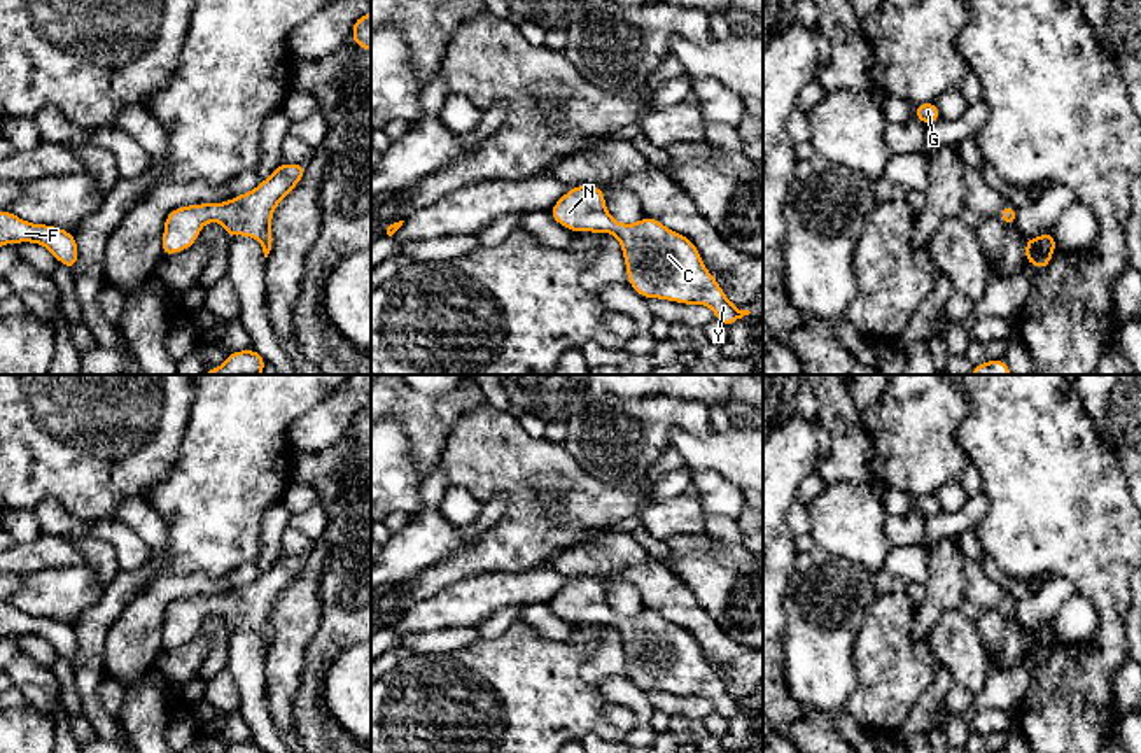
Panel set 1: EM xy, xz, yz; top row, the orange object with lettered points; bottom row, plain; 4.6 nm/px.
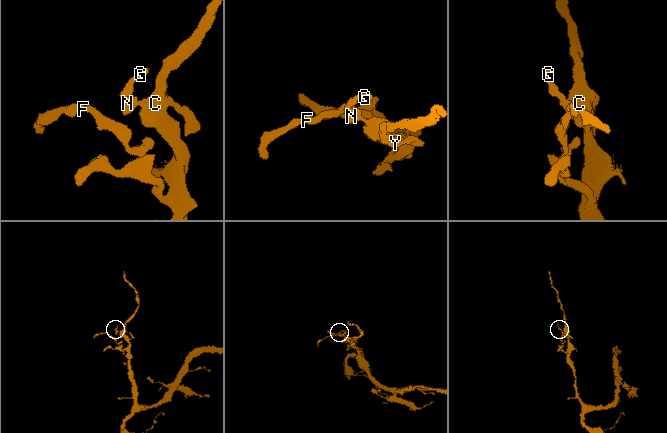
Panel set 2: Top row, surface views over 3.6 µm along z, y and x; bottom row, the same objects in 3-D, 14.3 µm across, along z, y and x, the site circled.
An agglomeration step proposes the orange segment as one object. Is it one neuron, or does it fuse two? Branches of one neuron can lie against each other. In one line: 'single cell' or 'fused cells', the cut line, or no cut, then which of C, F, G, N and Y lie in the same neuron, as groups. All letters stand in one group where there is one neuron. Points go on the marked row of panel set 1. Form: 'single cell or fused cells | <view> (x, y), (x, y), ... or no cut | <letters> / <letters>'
single cell | no cut | C F G N Y

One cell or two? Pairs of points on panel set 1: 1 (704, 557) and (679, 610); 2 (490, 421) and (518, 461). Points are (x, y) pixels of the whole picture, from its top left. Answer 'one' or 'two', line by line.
1: two
2: one

